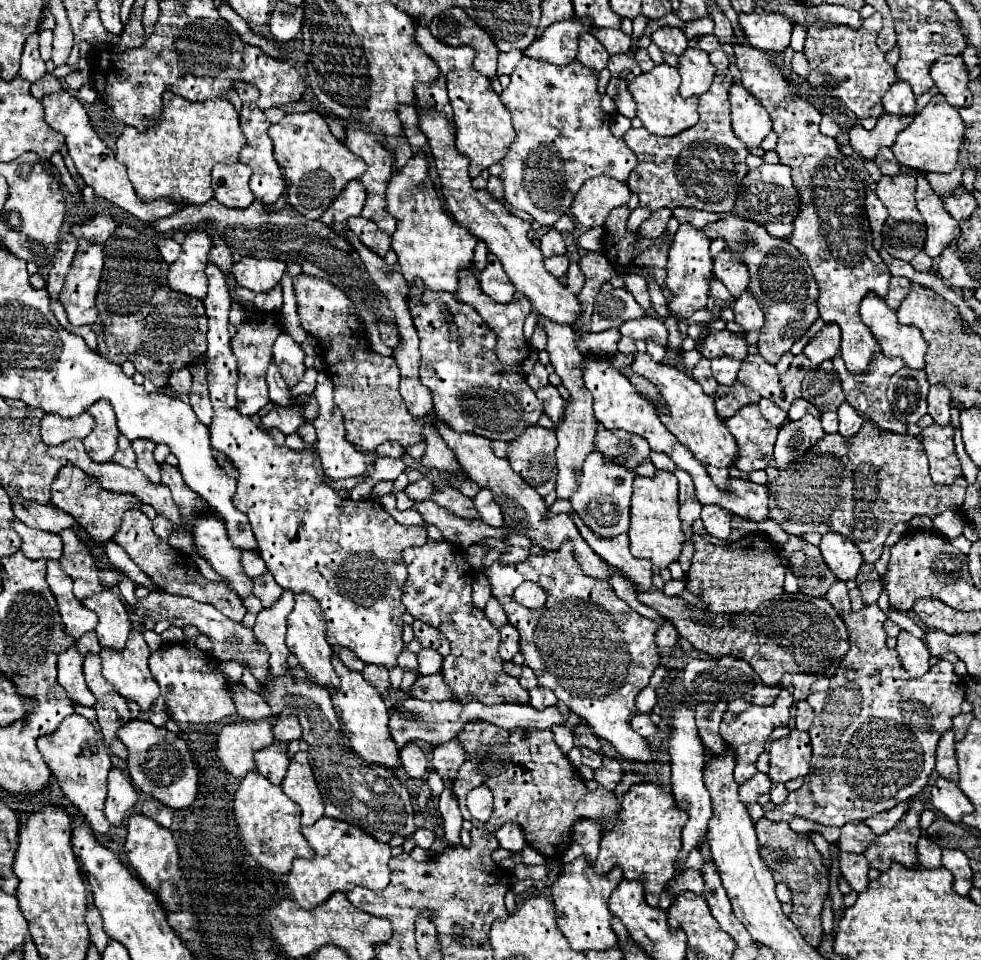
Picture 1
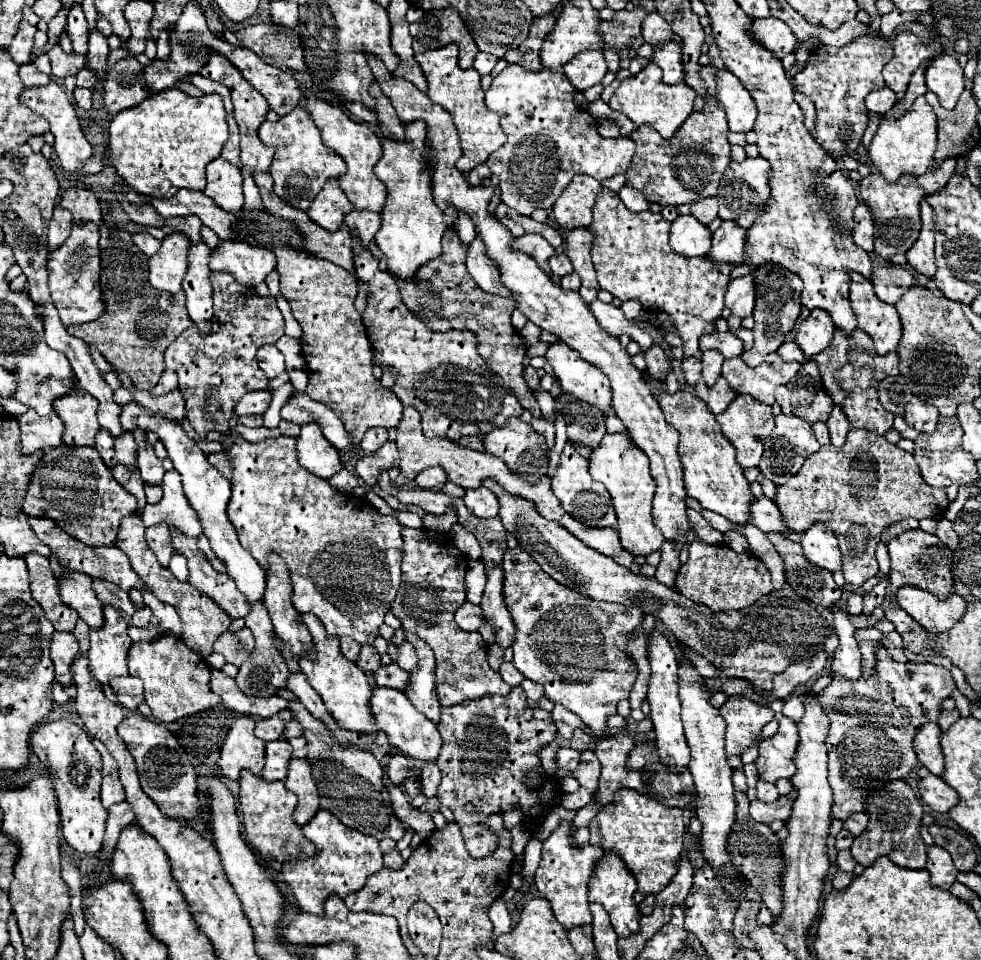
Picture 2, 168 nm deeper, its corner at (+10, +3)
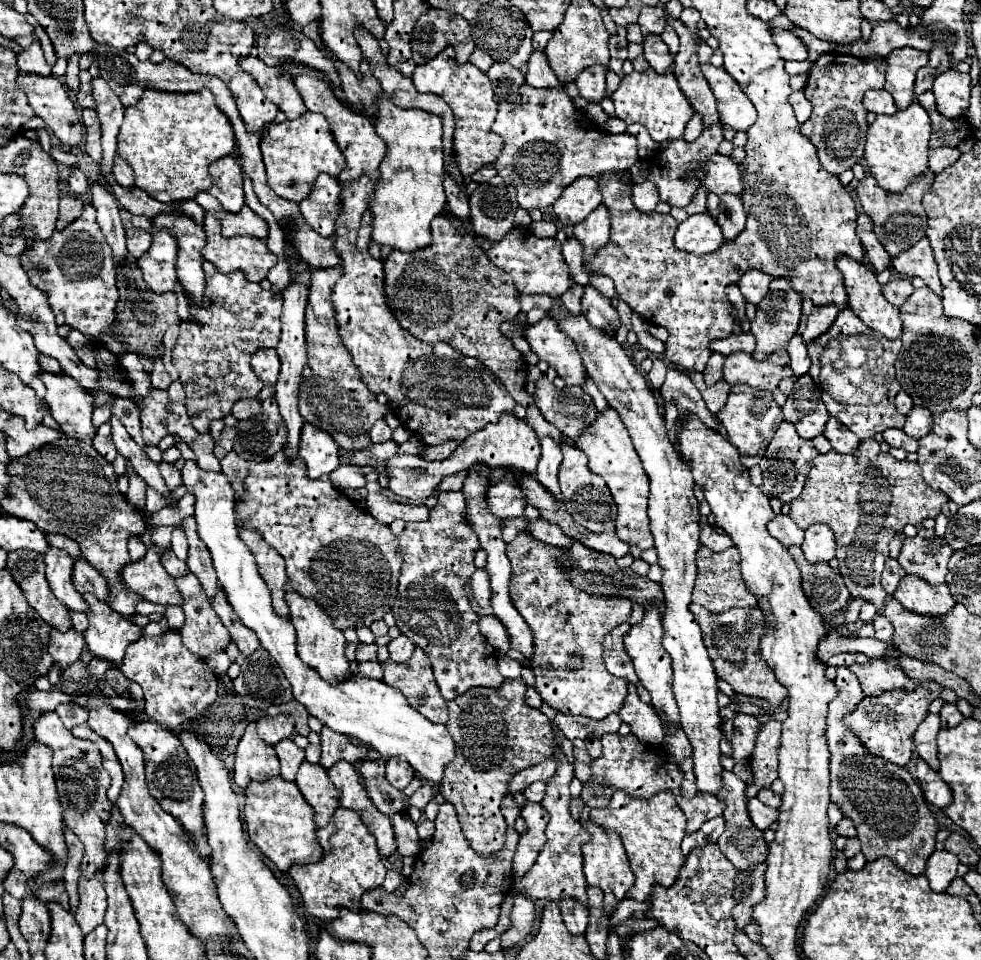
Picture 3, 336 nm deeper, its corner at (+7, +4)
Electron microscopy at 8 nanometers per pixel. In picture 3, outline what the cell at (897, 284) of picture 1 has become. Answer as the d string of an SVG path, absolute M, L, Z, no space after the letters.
M893 277L889 283L881 287L881 291L889 303L893 303L895 307L901 307L907 301L907 297L915 291L915 287L911 285L909 277Z

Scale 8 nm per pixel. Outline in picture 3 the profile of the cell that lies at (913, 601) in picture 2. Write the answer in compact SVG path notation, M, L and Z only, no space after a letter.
M905 575L899 581L899 587L895 589L893 597L909 611L919 615L945 615L955 607L955 599L947 585L931 587L923 579L917 579L915 575Z

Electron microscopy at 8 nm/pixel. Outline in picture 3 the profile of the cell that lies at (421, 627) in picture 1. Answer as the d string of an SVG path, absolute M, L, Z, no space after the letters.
M419 647L409 663L391 663L391 671L385 671L383 681L395 689L401 689L409 705L423 713L429 721L447 723L447 703L435 683L429 657Z

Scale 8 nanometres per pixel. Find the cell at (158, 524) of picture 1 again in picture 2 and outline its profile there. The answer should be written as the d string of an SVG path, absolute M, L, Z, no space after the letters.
M166 524L150 526L150 528L146 530L146 540L148 540L150 550L156 554L156 558L158 558L158 562L160 562L160 566L168 568L170 556L172 556L172 552L174 552L168 526L166 526Z

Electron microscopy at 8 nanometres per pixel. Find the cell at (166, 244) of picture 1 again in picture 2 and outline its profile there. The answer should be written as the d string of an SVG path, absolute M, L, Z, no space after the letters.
M148 232L132 234L132 242L134 242L146 256L154 256L154 252L158 252L158 248L160 248L160 240L152 238Z

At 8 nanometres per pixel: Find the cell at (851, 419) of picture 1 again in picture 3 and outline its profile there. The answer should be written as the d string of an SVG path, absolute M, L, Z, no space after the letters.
M829 417L823 435L831 441L837 453L851 453L859 445L859 439L839 419L833 419L833 417Z

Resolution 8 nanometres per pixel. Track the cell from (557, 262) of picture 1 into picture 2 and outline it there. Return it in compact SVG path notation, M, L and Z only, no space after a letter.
M562 252L562 254L554 254L552 258L550 258L550 268L552 268L552 272L556 274L556 276L566 276L566 274L570 274L570 272L574 272L574 268L572 268L572 262L570 262L570 258Z

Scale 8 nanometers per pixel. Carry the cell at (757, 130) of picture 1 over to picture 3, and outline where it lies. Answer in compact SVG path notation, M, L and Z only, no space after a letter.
M707 63L701 65L701 71L717 97L719 121L733 127L735 131L747 131L757 119L757 111L749 103L749 97L741 91L741 87L737 87L723 67L713 67Z

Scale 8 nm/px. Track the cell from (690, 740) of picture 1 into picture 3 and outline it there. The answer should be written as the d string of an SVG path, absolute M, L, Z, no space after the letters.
M657 609L645 611L643 621L639 625L631 627L631 631L623 637L623 643L625 643L625 651L629 653L629 657L635 665L635 671L637 671L641 685L651 693L651 705L655 707L657 715L661 717L665 733L675 735L681 727L681 723L679 723L681 717L679 717L677 703L675 703L675 697L671 691L671 681L673 681L671 659L669 659L669 653L661 647L661 615L659 615L659 611Z

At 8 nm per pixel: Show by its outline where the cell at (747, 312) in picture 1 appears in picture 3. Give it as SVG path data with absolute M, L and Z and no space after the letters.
M749 269L739 281L739 289L741 289L745 301L755 305L767 295L771 281L773 281L771 275L763 273L763 271L757 271L757 269Z

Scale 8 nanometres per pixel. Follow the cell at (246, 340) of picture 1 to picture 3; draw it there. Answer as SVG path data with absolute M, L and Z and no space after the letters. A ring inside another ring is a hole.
M203 261L203 271L207 281L203 307L191 309L191 323L181 323L181 335L171 353L171 361L185 387L185 407L193 427L209 433L211 421L231 415L235 401L255 397L263 389L263 383L253 375L249 359L261 347L277 347L283 299L279 293L265 291L259 283L247 281L241 271L225 275L209 261ZM203 389L207 393L203 393Z

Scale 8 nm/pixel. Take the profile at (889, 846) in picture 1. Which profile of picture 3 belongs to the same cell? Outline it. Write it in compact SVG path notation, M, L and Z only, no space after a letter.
M837 667L835 677L837 697L829 703L827 717L827 745L831 751L831 801L839 805L843 815L851 817L861 841L861 853L867 861L889 857L911 875L925 873L929 855L935 851L937 823L929 811L921 787L907 773L907 769L887 763L867 753L861 741L841 723L841 719L853 711L863 699L857 675L849 667Z

